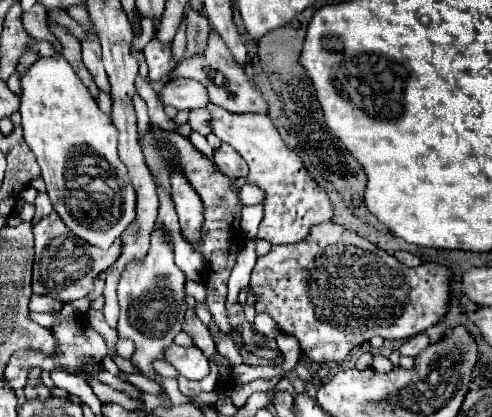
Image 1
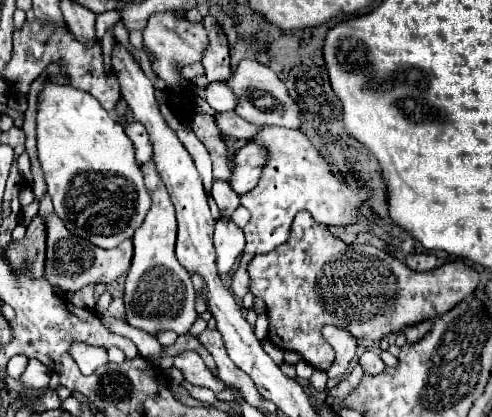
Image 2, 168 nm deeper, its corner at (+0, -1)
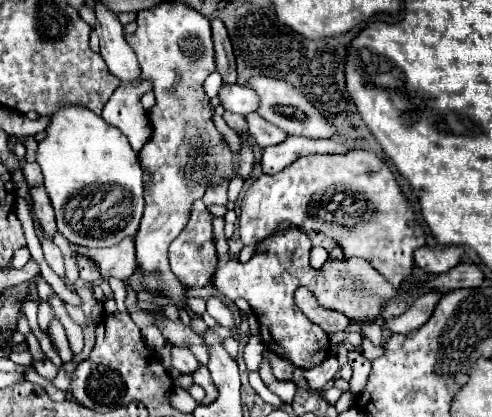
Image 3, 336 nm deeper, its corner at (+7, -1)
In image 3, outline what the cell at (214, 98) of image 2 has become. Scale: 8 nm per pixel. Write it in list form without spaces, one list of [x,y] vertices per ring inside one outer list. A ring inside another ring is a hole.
[[[224,84],[218,98],[222,100],[224,110],[230,110],[242,116],[256,112],[260,106],[258,94],[250,86],[240,86],[240,84]]]

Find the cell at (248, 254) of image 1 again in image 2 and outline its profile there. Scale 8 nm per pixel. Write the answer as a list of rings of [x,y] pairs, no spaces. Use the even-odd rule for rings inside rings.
[[[261,126],[249,142],[267,148],[269,154],[257,186],[241,194],[241,204],[251,212],[251,220],[243,228],[247,240],[245,254],[267,254],[285,244],[291,234],[293,218],[299,210],[309,210],[317,222],[329,226],[345,226],[357,220],[357,208],[367,198],[367,192],[355,192],[347,188],[347,184],[341,184],[305,134],[283,126]]]

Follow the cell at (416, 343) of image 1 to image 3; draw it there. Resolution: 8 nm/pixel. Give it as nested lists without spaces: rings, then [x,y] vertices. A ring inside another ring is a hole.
[[[426,292],[422,294],[406,314],[398,316],[398,318],[390,318],[386,322],[386,328],[396,332],[396,334],[408,334],[418,330],[420,326],[424,326],[428,322],[428,318],[432,316],[438,300],[442,298],[442,292]]]

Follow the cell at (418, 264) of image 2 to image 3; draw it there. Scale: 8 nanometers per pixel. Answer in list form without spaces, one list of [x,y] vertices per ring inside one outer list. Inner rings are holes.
[[[444,246],[444,248],[418,248],[414,252],[416,266],[430,274],[444,274],[450,268],[460,264],[464,254],[462,246]]]

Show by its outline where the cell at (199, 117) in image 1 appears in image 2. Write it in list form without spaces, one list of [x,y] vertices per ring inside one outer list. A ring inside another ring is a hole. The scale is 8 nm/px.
[[[219,112],[213,118],[223,136],[235,136],[235,138],[243,138],[243,140],[249,140],[251,136],[255,136],[257,126],[245,122],[235,112]]]

